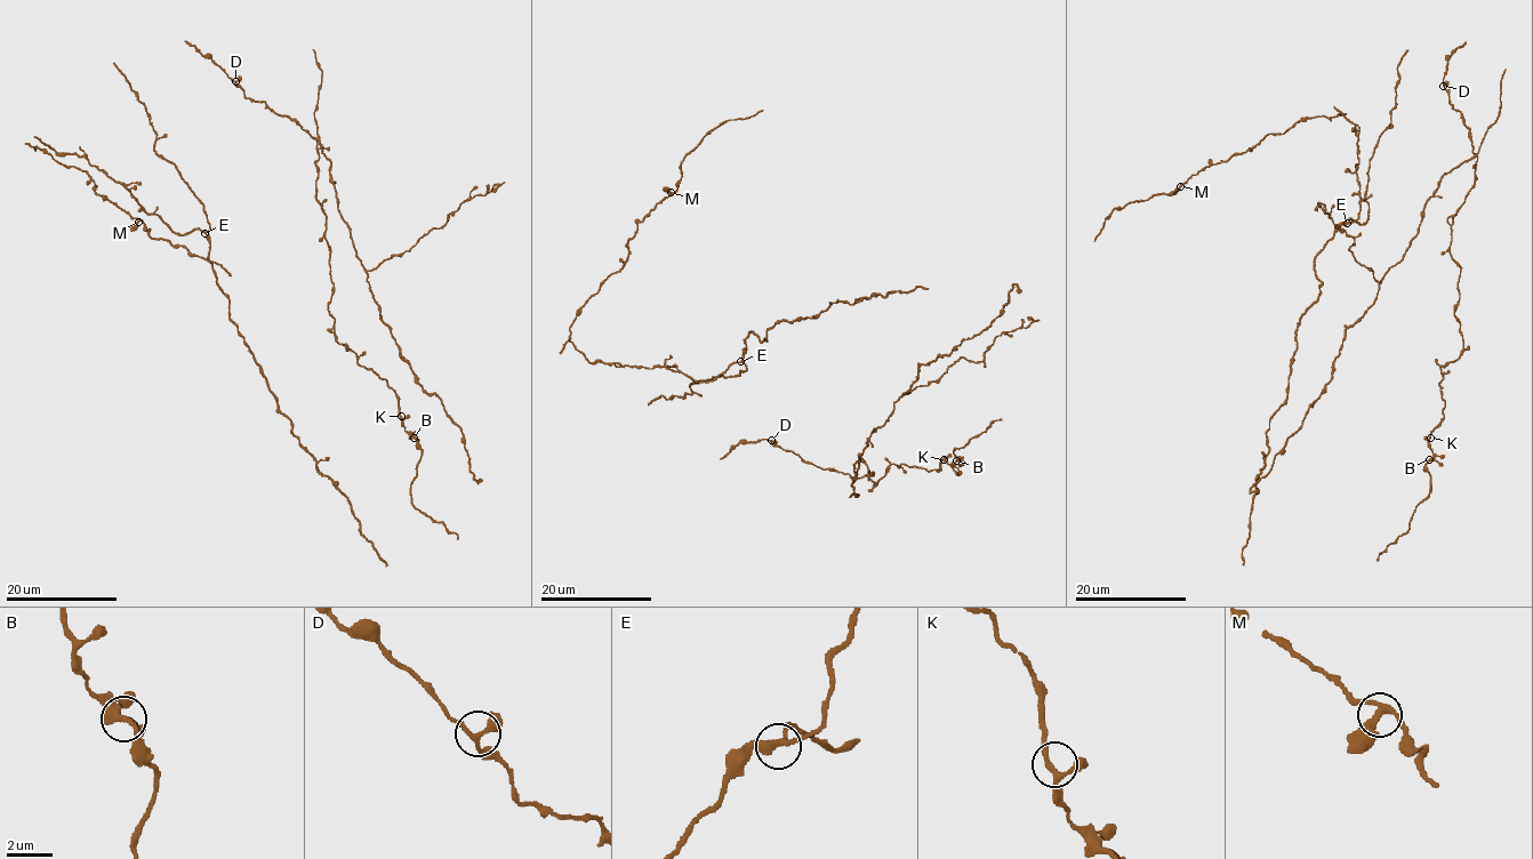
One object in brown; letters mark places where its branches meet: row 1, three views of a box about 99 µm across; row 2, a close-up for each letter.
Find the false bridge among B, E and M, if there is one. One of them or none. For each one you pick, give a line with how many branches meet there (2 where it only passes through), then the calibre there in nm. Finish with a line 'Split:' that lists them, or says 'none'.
Split: none

